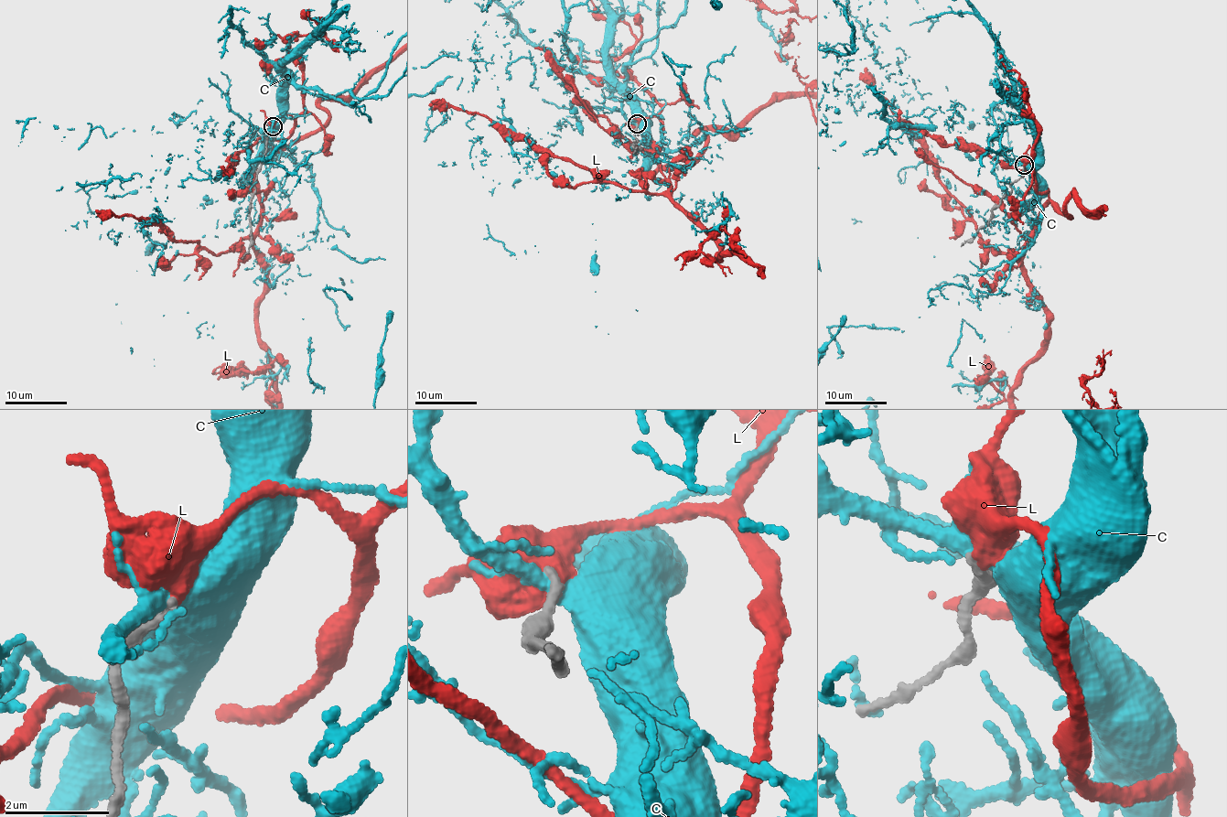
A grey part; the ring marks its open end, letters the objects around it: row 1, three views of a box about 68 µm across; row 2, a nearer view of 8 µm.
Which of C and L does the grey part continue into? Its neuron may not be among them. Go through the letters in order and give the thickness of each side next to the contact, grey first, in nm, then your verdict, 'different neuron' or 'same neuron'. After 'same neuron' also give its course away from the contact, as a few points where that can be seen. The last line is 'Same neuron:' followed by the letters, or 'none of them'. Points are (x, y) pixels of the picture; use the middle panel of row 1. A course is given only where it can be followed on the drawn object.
C: 200 nm thick on the grey side, 360 nm on the other; different neuron
L: 170 nm thick on the grey side, 650 nm on the other; different neuron
Same neuron: none of them

